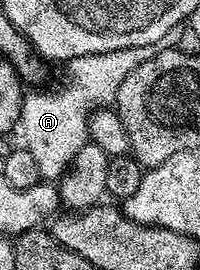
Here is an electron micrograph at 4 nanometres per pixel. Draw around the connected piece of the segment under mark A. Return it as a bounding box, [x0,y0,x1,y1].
[18,25,183,182]

